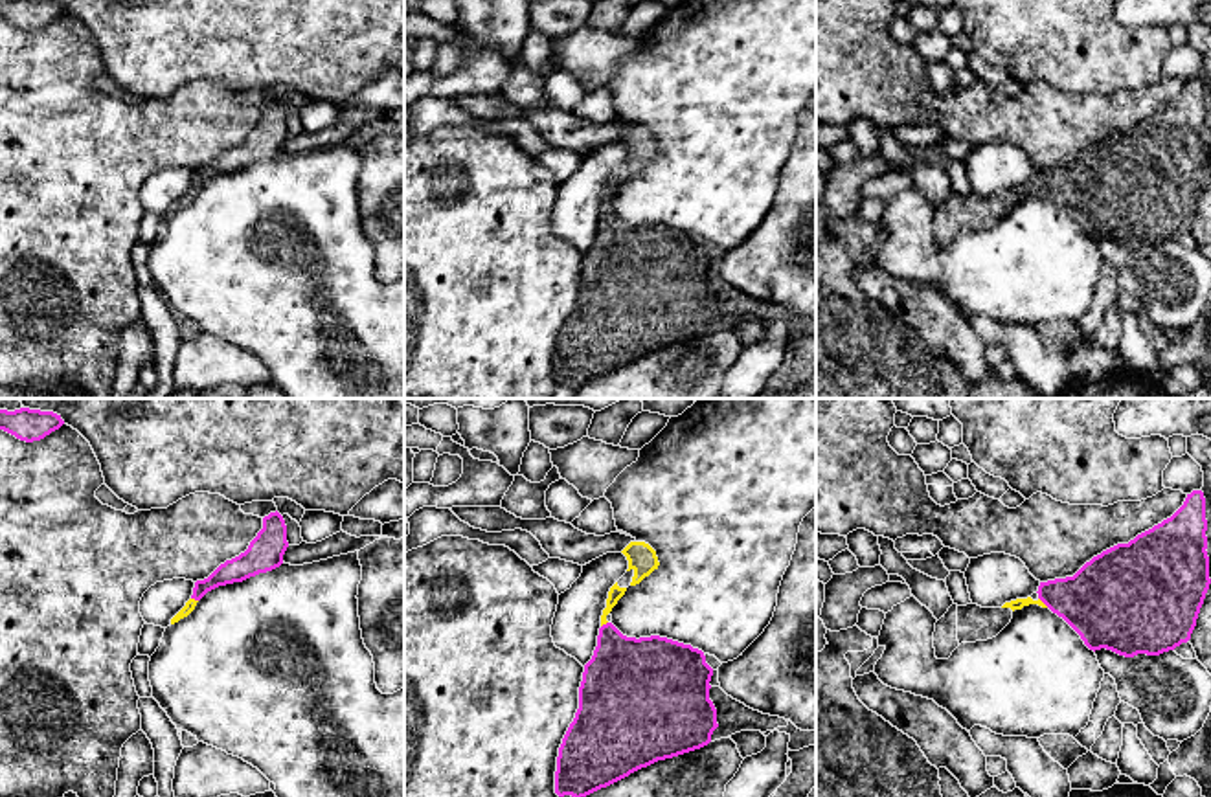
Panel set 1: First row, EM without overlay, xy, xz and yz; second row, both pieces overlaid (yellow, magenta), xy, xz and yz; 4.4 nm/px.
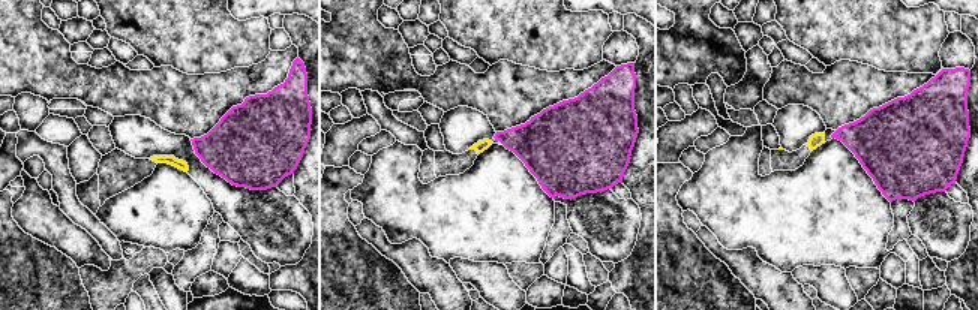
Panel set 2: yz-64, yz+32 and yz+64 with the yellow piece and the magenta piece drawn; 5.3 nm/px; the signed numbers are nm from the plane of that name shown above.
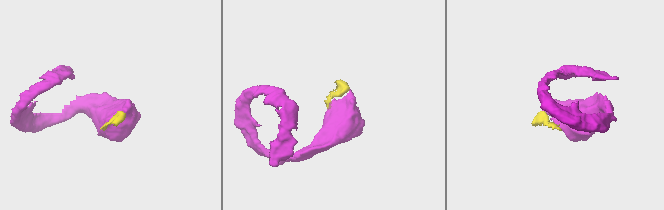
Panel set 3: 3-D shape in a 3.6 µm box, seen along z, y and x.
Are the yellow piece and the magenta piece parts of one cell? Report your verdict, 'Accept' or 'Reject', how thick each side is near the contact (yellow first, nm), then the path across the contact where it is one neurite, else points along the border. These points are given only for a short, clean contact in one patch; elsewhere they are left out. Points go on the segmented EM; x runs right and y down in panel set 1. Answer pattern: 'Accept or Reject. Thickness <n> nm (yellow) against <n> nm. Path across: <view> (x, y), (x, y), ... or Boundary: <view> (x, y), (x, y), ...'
Accept. Thickness 50 nm (yellow) against 320 nm. Path across: yz (1015, 605), (1042, 603), (1099, 601)

